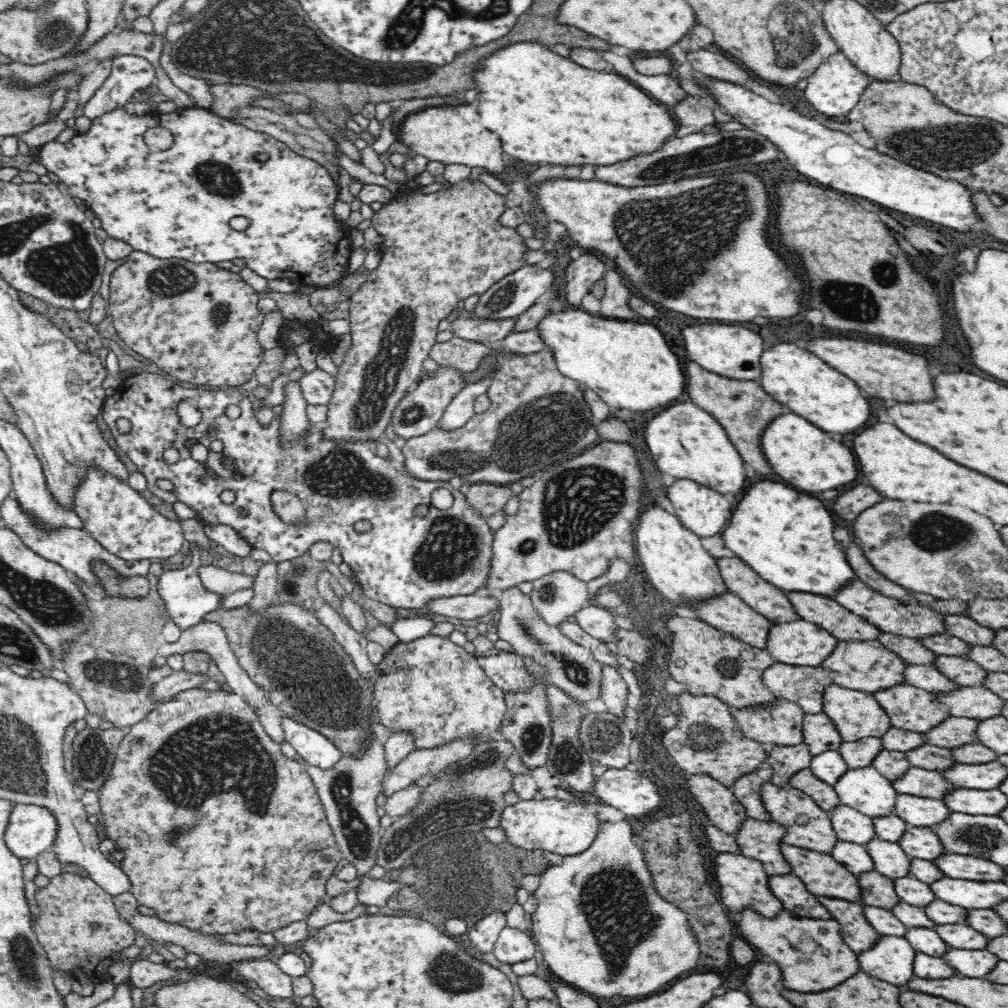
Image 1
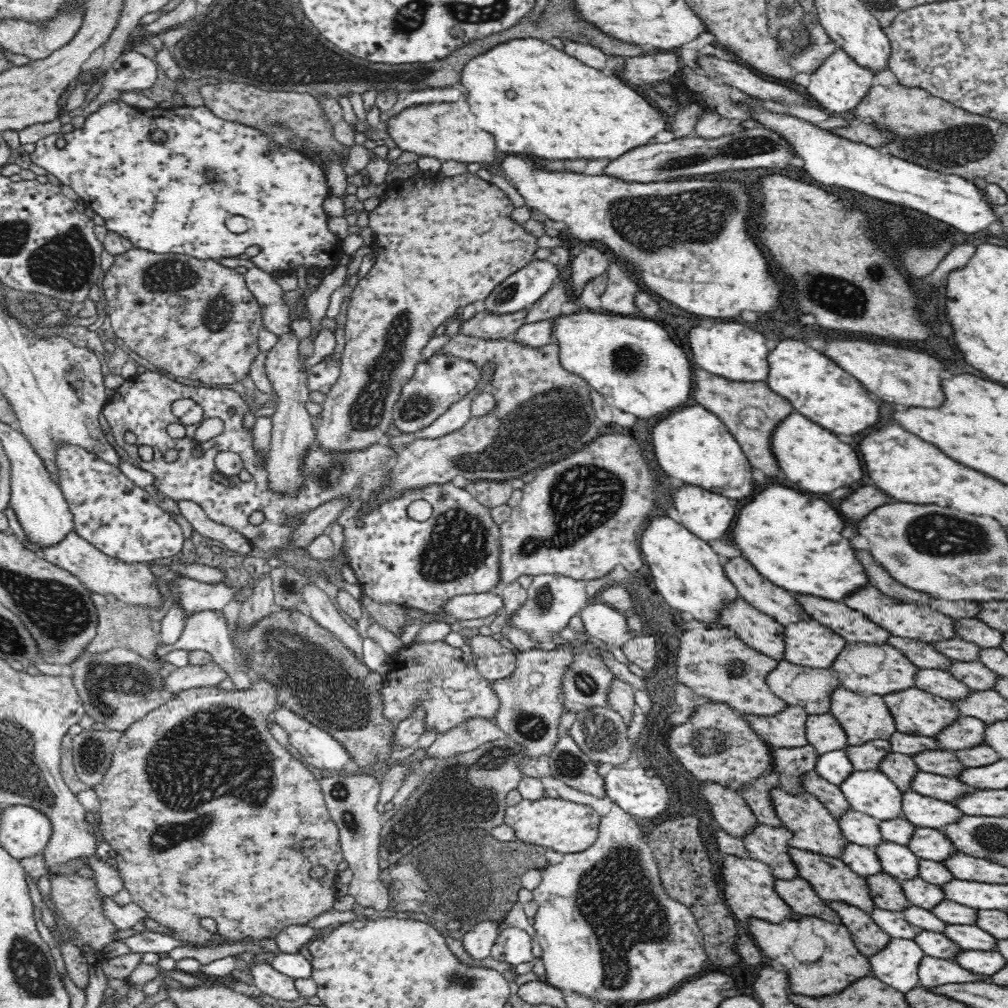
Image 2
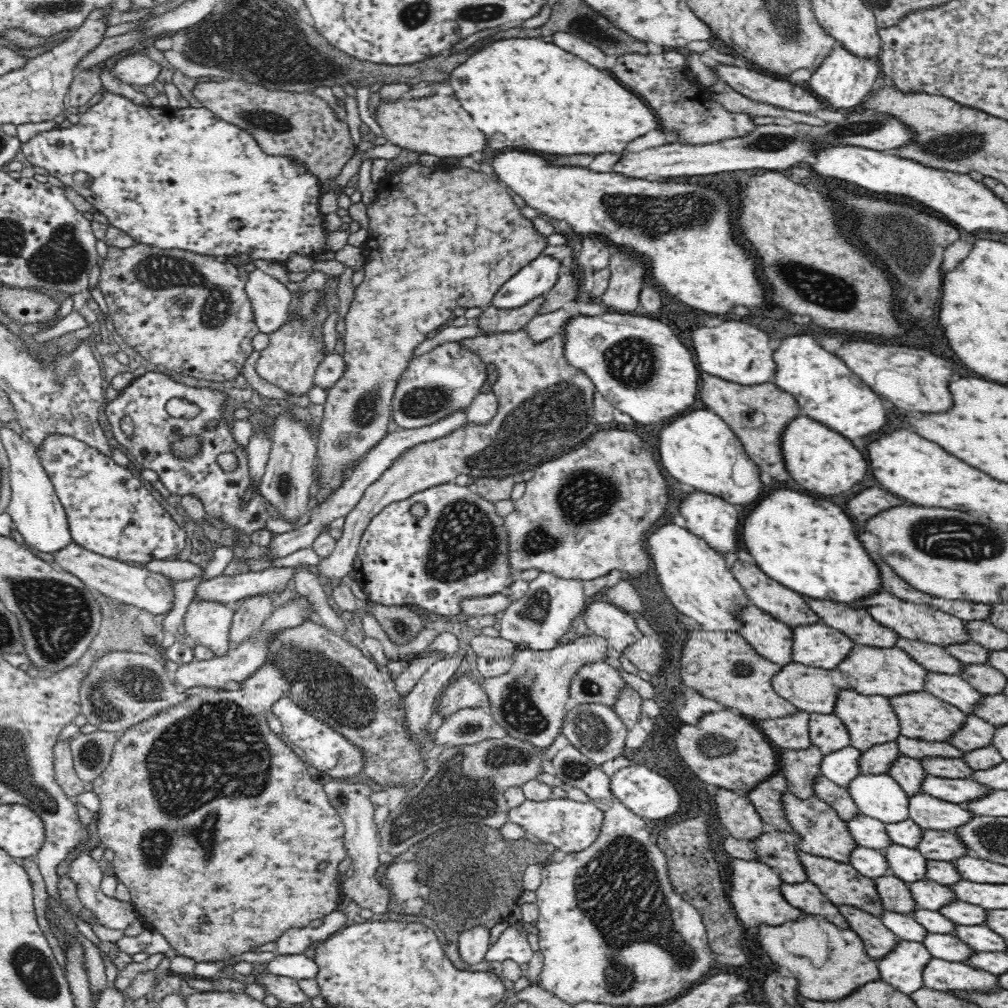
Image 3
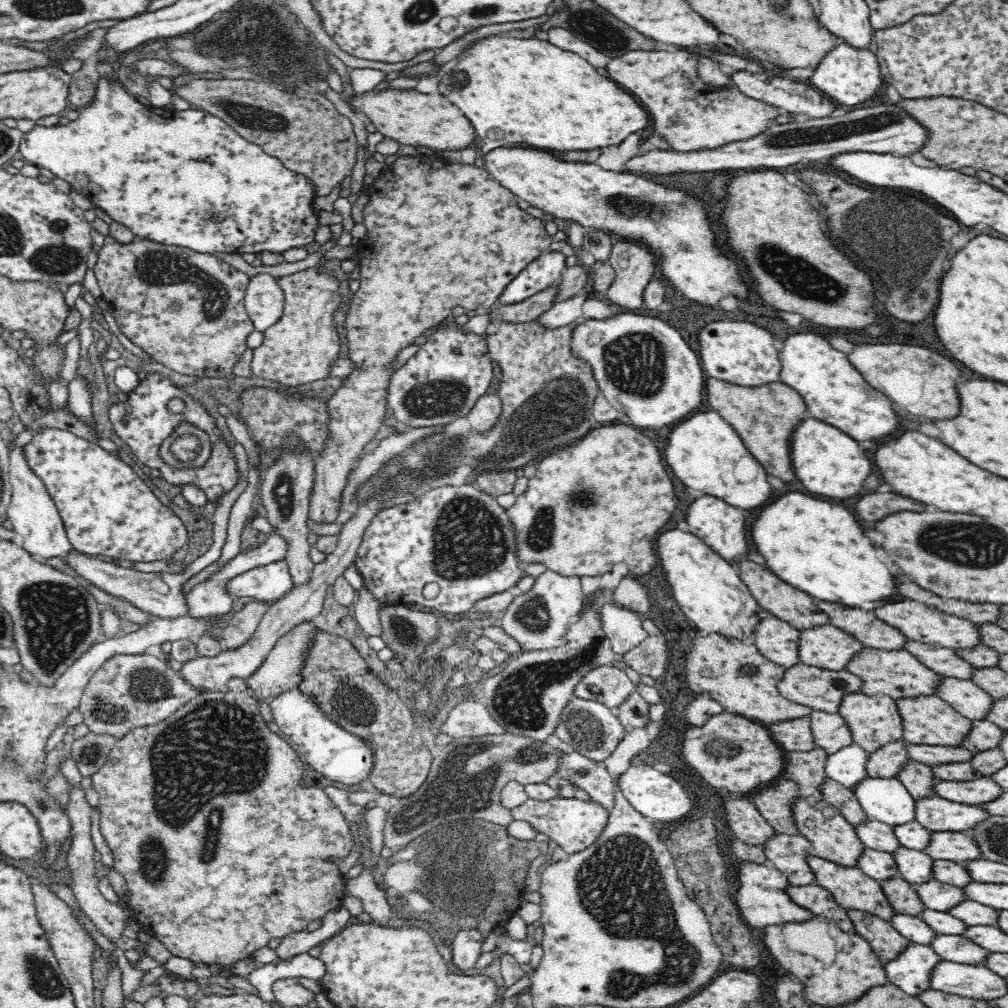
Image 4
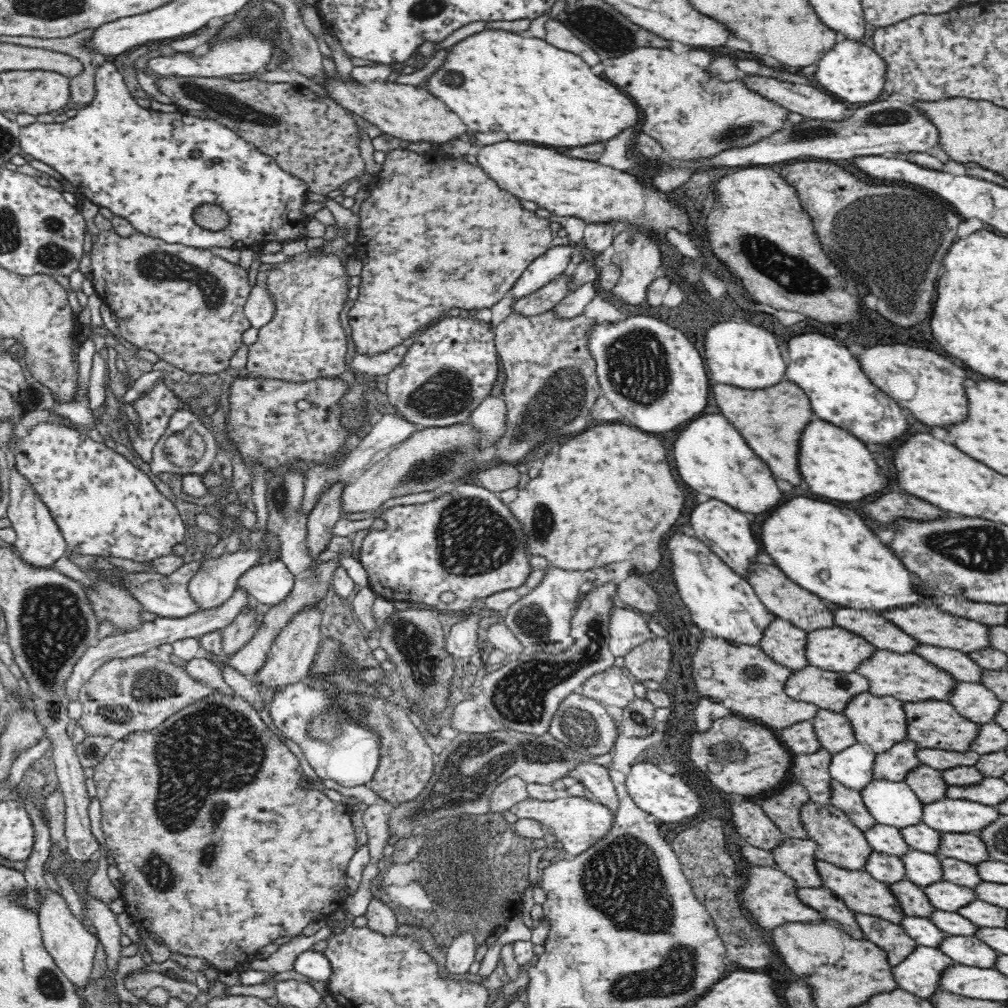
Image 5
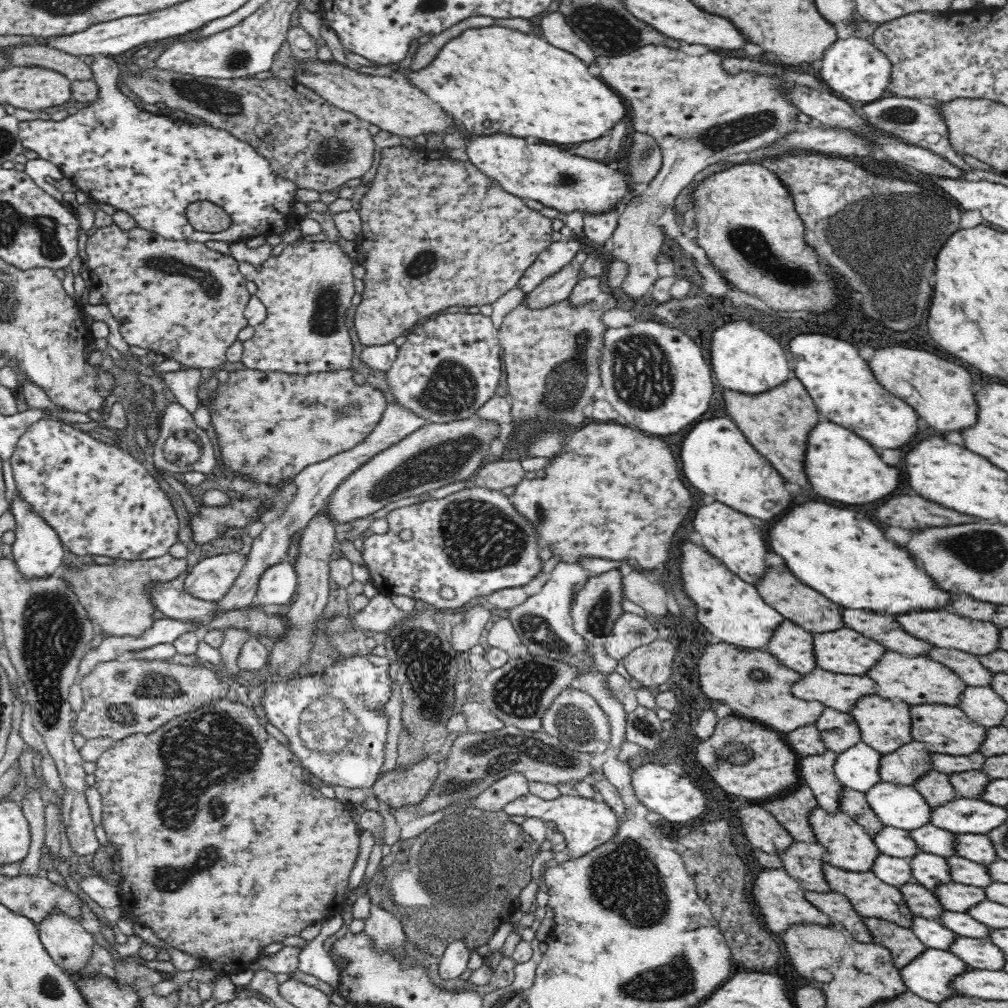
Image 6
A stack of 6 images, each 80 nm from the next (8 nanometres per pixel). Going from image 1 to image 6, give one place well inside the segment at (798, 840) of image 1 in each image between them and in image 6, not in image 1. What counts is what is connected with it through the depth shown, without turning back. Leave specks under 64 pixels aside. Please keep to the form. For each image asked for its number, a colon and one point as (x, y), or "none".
2: (815, 829)
3: (823, 833)
4: (832, 837)
5: (841, 843)
6: (849, 847)

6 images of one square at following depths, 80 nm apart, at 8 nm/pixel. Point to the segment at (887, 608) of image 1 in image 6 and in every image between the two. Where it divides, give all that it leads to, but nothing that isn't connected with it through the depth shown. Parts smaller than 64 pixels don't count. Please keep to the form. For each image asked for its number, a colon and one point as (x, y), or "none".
2: (921, 622)
3: (911, 621)
4: (921, 623)
5: (931, 626)
6: (944, 630)

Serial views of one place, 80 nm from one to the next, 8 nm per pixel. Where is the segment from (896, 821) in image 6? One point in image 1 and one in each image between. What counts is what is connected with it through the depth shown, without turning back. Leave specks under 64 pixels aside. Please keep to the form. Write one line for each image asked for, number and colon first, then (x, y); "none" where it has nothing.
1: (864, 789)
2: (871, 792)
3: (879, 796)
4: (887, 800)
5: (891, 803)

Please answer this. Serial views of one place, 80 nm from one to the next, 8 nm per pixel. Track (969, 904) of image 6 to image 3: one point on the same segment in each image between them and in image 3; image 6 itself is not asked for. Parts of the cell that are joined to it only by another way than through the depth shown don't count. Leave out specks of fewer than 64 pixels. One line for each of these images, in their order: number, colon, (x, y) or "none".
3: (929, 895)
4: (936, 895)
5: (947, 896)

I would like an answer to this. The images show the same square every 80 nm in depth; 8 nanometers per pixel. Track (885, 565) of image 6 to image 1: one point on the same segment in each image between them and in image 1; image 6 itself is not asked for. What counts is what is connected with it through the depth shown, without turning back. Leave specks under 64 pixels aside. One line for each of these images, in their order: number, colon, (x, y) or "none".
1: (787, 538)
2: (796, 541)
3: (811, 547)
4: (819, 547)
5: (831, 551)

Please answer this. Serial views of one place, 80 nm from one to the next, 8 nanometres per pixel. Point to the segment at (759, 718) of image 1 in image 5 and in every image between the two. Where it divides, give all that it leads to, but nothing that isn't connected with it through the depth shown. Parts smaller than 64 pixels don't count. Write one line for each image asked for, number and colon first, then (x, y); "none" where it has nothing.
2: (787, 729)
3: (791, 732)
4: (795, 736)
5: (800, 738)

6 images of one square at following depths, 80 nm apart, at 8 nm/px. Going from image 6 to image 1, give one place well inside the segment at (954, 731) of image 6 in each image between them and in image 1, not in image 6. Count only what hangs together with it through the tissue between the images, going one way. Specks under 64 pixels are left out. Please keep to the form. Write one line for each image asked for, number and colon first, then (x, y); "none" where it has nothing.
1: (910, 708)
2: (916, 712)
3: (922, 716)
4: (929, 720)
5: (933, 724)

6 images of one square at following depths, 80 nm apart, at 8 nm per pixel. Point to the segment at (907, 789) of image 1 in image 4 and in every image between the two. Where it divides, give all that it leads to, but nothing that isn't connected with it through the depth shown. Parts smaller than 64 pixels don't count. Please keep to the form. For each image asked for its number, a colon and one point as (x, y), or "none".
2: (949, 789)
3: (959, 791)
4: (984, 790)

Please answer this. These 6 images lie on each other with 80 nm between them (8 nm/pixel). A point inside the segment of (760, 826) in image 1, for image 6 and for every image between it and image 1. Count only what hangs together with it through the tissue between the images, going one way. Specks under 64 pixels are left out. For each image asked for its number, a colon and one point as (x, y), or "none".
2: (770, 845)
3: (778, 849)
4: (788, 853)
5: (796, 857)
6: (804, 861)

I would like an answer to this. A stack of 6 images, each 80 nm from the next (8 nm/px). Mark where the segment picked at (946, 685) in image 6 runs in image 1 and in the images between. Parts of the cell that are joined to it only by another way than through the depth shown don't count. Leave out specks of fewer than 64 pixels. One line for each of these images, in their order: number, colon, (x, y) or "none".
1: (868, 666)
2: (882, 669)
3: (889, 672)
4: (899, 674)
5: (908, 677)

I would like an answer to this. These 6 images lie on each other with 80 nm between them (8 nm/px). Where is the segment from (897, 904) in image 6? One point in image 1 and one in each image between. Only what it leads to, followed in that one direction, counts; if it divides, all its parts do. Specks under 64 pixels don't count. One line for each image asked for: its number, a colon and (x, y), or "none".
1: (823, 875)
2: (833, 880)
3: (843, 885)
4: (851, 888)
5: (862, 893)

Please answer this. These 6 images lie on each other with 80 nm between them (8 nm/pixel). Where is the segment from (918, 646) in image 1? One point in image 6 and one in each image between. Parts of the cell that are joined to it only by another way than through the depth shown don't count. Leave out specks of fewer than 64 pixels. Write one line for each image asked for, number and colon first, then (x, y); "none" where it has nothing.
2: (924, 655)
3: (935, 658)
4: (945, 661)
5: (960, 665)
6: (967, 666)

